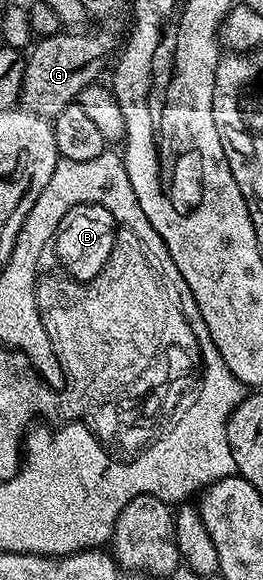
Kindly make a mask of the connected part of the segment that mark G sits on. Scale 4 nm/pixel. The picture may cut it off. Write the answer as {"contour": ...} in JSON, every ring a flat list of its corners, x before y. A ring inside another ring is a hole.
{"contour":[[62,31,40,38,28,50,19,98,24,108,41,117,55,118,63,107,74,104,80,98,77,96,100,75,113,49,113,41,105,33,81,32,85,31]]}

